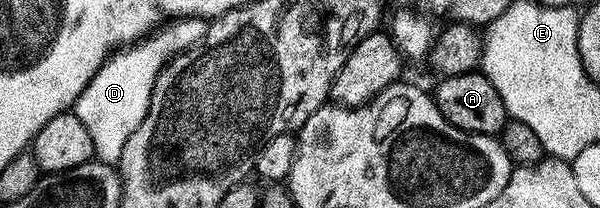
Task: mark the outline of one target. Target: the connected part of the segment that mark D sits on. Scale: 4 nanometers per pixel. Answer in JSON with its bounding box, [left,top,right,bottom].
[72,17,208,164]

